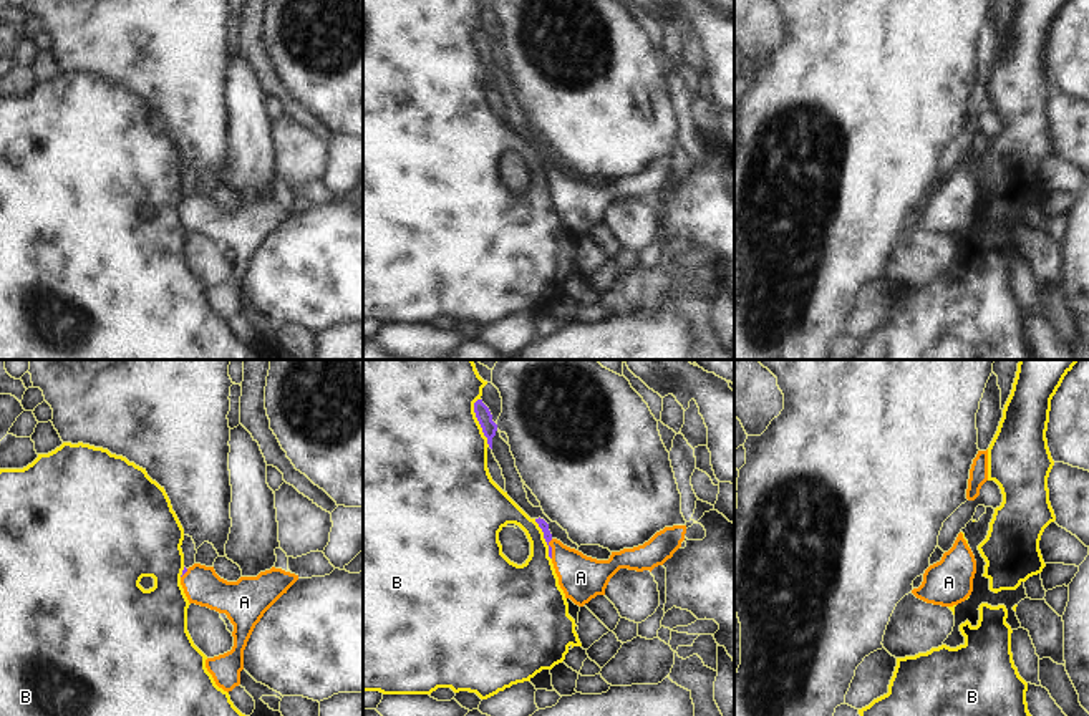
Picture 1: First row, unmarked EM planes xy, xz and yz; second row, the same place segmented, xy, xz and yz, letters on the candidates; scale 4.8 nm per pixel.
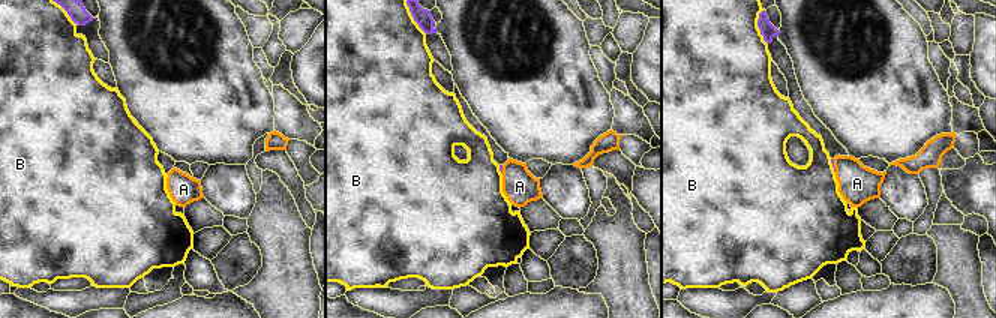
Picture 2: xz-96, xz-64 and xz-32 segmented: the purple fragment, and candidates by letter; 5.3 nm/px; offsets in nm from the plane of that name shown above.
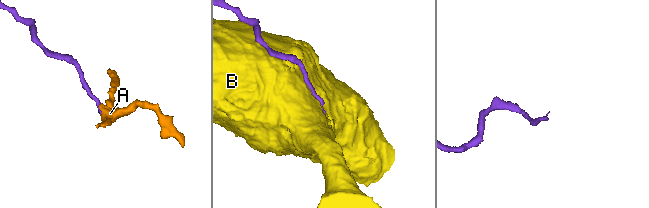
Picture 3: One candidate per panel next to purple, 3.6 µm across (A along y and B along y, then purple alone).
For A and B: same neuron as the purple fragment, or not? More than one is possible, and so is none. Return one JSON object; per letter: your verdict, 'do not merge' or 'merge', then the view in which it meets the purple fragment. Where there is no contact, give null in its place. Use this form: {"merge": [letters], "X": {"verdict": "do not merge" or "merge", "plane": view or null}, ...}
{"merge": ["A"], "A": {"verdict": "merge", "plane": "xz"}, "B": {"verdict": "do not merge", "plane": "xz"}}

